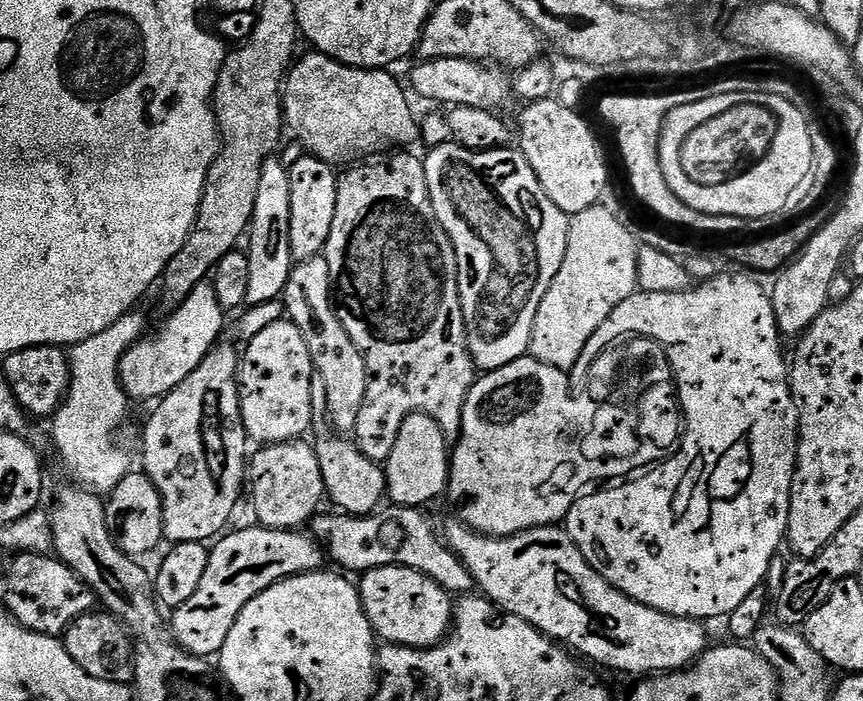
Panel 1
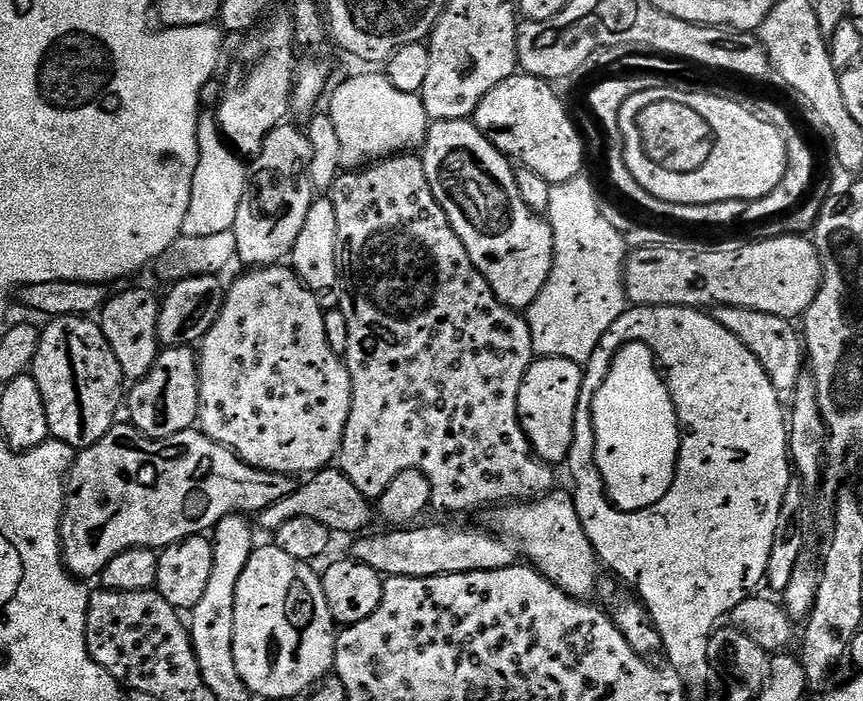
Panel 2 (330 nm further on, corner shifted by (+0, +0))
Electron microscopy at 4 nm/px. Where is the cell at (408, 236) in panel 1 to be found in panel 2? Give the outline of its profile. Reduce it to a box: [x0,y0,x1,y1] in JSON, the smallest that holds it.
[330,154,557,512]

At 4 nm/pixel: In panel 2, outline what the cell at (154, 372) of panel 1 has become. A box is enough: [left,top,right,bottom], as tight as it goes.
[98,288,162,381]

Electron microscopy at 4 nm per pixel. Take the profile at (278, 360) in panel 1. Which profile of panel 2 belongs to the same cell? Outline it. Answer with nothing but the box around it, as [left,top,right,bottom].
[198,263,352,478]

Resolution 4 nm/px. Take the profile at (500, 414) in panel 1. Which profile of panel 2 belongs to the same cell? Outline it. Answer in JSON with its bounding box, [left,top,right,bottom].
[520,356,584,462]

